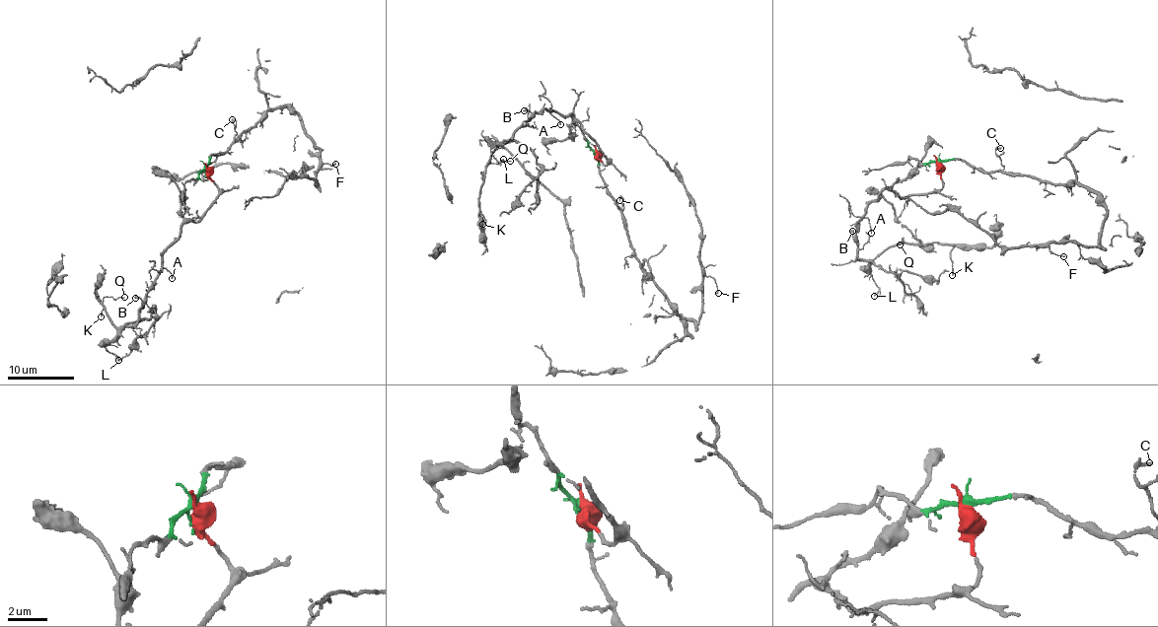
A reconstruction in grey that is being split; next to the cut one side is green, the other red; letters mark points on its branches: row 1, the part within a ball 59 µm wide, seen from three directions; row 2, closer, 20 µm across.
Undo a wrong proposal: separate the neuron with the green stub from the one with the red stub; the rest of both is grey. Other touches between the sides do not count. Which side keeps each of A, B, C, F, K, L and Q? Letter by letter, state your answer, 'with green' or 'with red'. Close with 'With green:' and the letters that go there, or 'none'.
A: with red
B: with red
C: with green
F: with green
K: with red
L: with red
Q: with red
With green: C, F

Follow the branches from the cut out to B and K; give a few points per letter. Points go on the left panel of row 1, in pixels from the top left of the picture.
B: (205, 168), (218, 195), (202, 218), (183, 223), (180, 236), (162, 256), (153, 287), (143, 300), (135, 299)
K: (205, 168), (218, 195), (202, 218), (183, 223), (138, 319), (115, 325), (95, 288), (101, 316)

